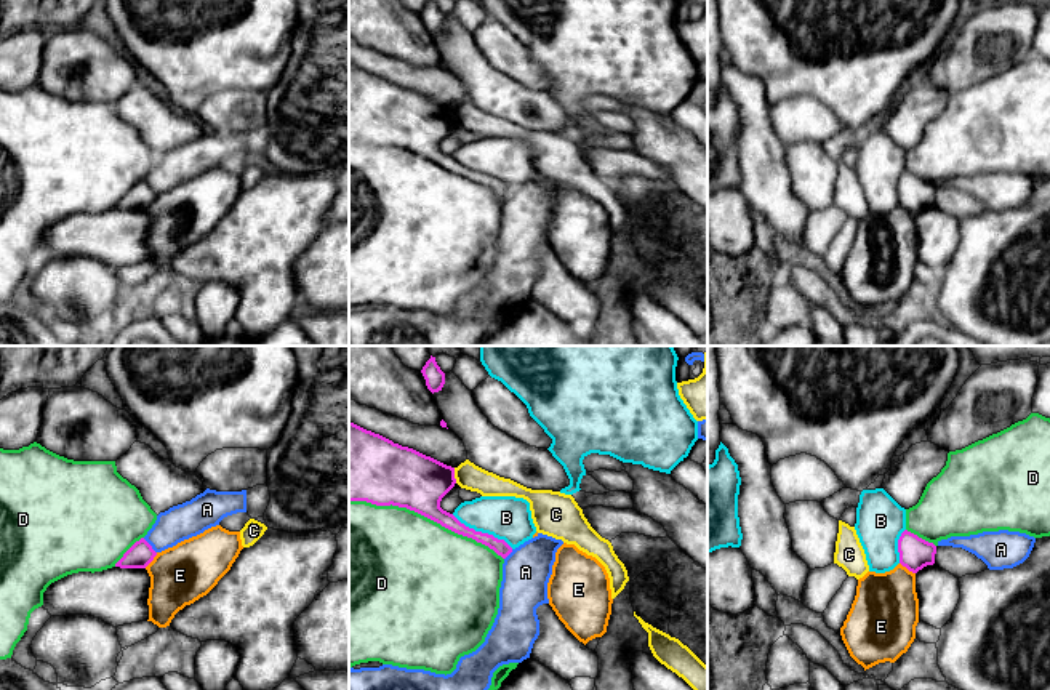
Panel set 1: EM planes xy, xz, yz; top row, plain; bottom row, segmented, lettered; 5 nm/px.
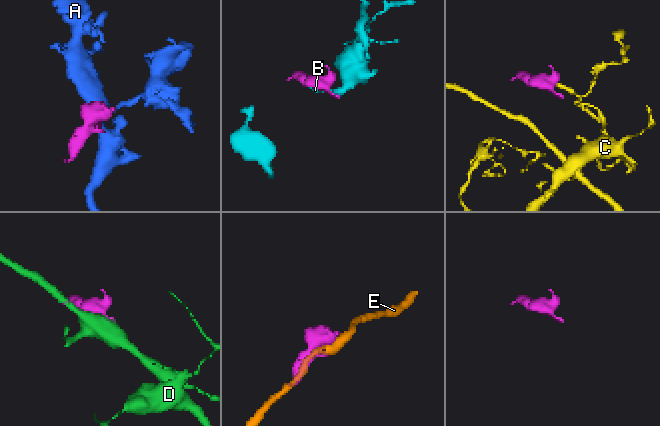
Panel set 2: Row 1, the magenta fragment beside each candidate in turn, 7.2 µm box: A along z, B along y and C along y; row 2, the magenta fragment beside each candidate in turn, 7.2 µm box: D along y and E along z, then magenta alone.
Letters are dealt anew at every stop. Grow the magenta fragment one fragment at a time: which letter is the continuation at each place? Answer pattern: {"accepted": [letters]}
{"accepted": []}

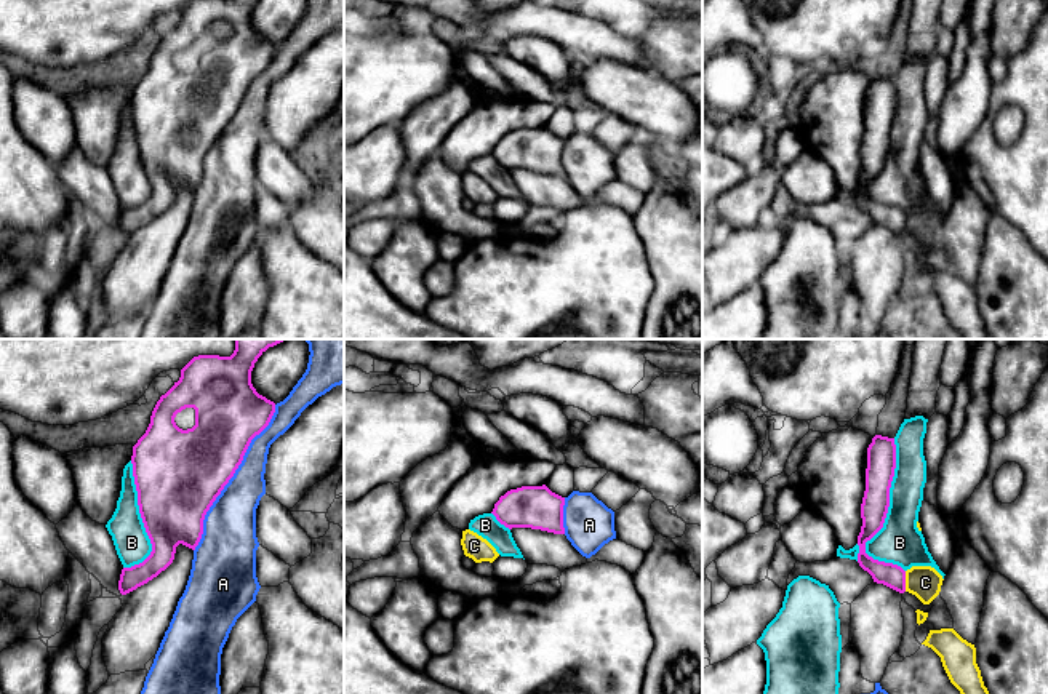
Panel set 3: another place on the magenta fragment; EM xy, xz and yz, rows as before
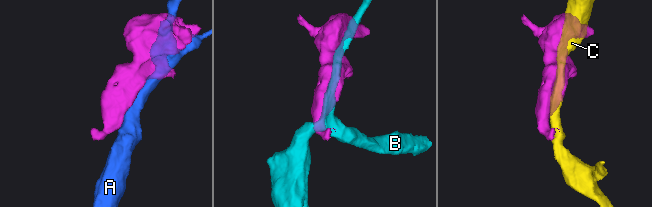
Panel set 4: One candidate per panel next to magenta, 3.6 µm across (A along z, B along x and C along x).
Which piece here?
{"accepted": []}

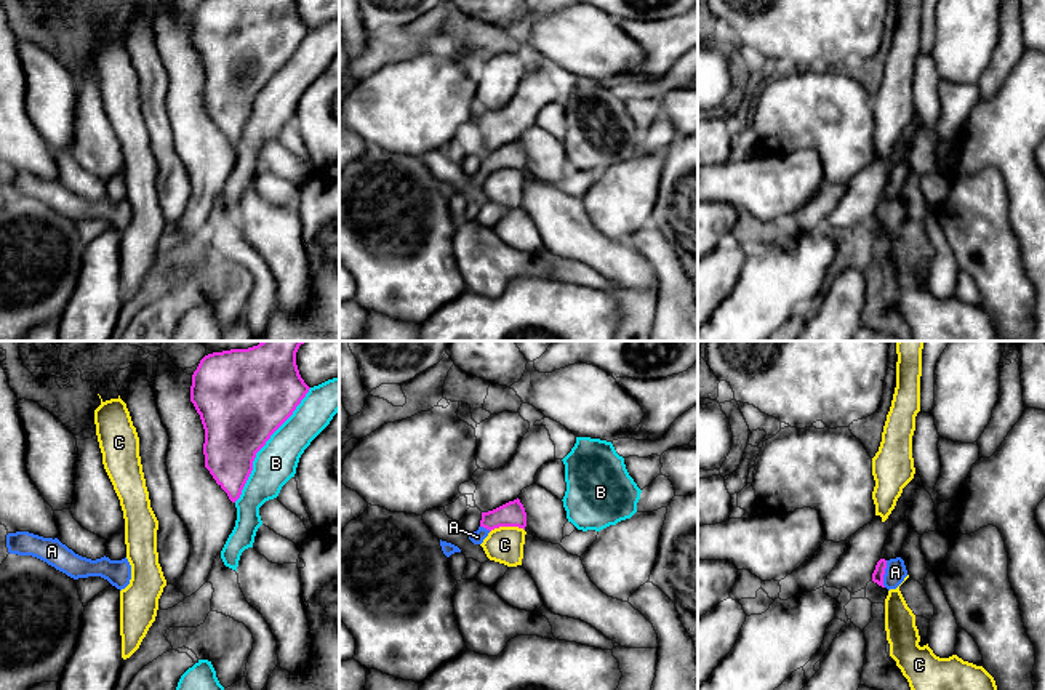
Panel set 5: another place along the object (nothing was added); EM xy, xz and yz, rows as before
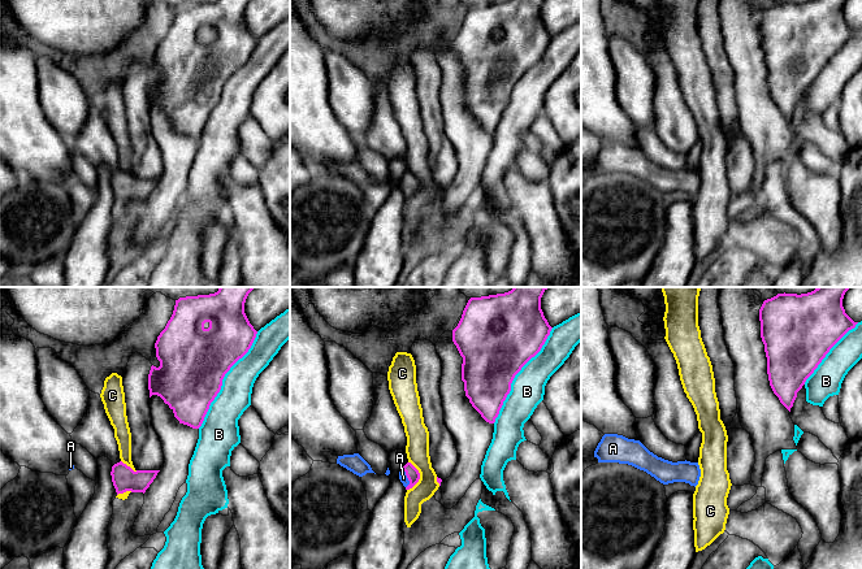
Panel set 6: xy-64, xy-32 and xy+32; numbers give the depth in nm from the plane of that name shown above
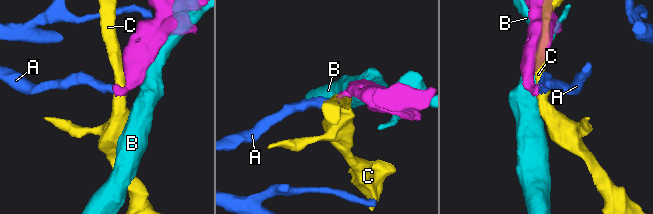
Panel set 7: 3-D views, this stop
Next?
{"accepted": ["A"]}

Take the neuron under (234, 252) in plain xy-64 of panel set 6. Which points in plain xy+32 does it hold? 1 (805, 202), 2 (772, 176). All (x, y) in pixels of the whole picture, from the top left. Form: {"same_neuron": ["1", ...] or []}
{"same_neuron": ["2"]}

